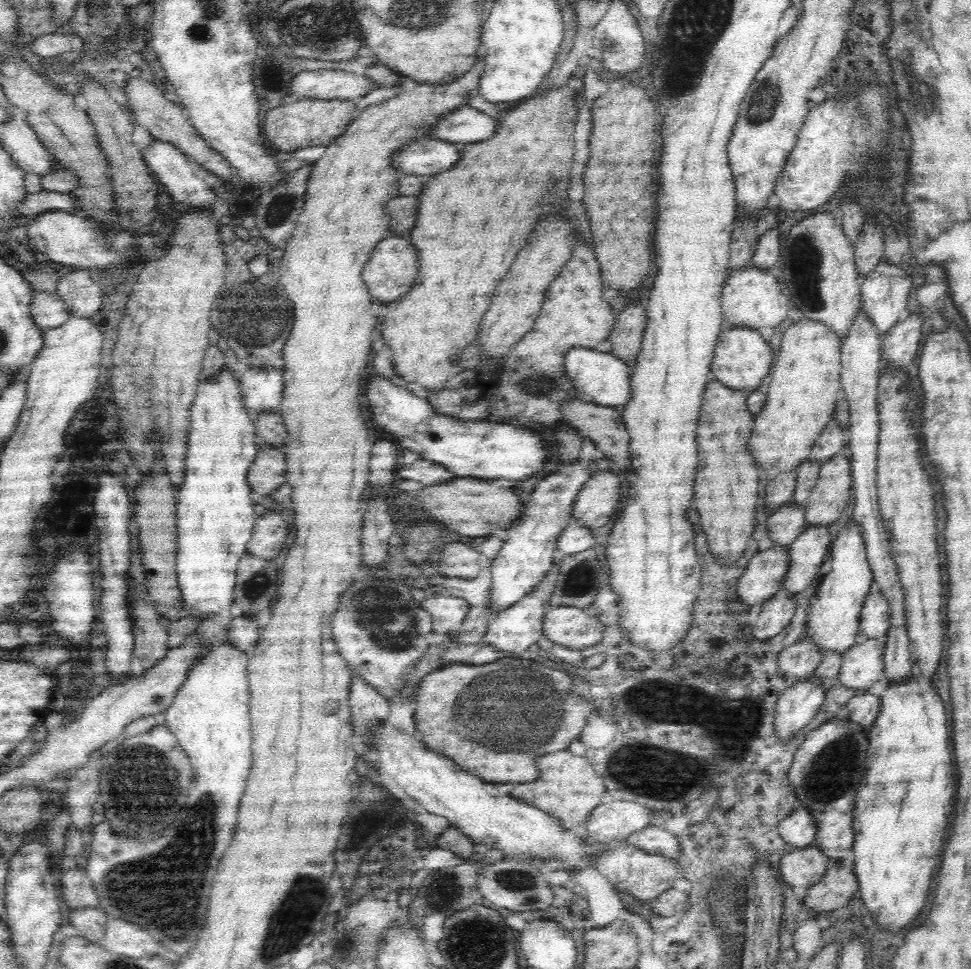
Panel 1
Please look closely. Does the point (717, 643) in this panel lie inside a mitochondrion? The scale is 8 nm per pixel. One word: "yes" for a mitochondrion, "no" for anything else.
no

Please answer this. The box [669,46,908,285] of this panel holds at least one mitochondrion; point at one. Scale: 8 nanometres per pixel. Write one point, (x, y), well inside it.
(767, 95)

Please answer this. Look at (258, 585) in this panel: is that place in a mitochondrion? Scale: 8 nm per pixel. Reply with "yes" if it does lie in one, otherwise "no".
yes

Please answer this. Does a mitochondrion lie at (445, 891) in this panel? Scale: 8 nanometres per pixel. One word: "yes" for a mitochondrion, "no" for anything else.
yes

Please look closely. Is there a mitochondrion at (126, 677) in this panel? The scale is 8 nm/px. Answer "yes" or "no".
no

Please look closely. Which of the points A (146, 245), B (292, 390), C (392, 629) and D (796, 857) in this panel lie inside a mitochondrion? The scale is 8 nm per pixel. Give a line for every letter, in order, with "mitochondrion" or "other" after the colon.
A: mitochondrion
B: other
C: mitochondrion
D: other

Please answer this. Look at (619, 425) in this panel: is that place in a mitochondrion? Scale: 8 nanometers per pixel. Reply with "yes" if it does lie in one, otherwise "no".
no

